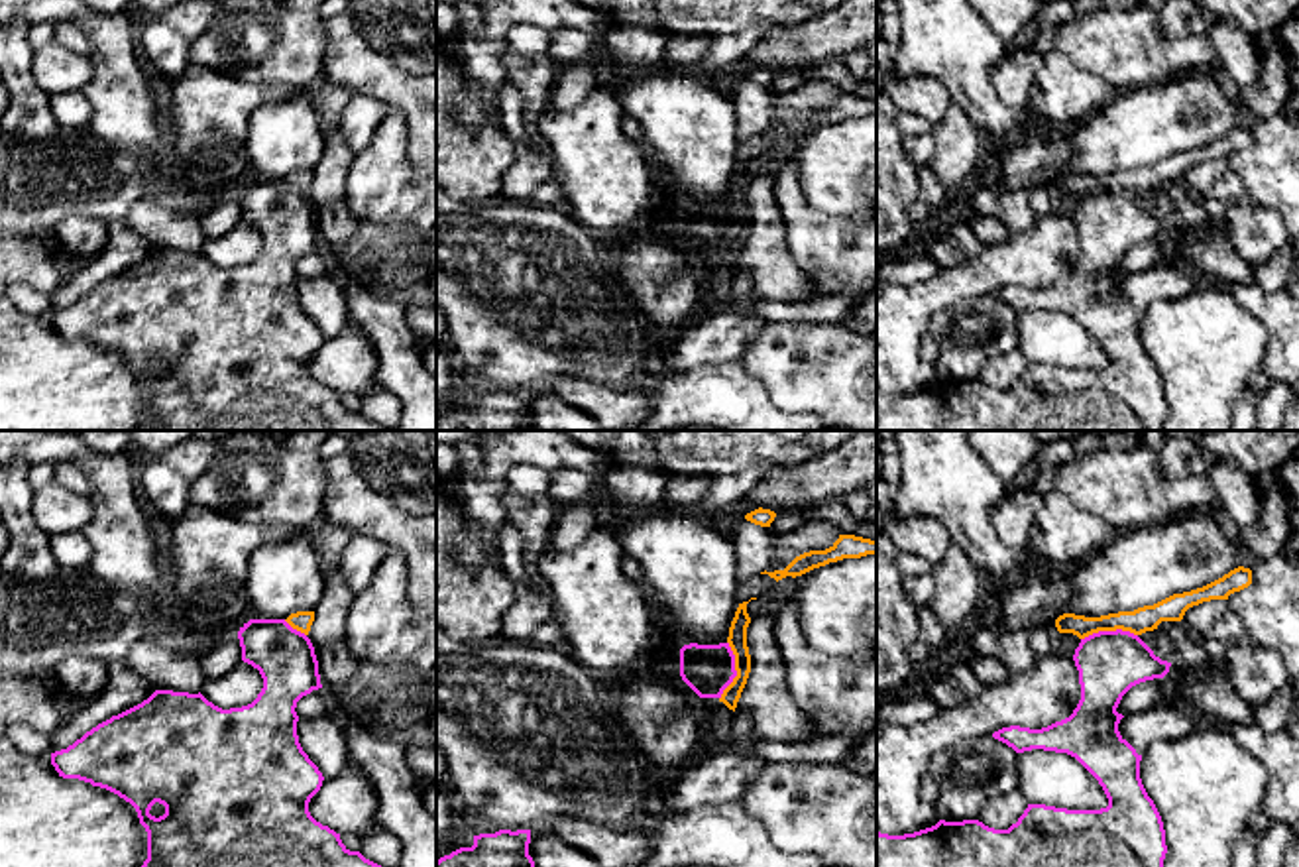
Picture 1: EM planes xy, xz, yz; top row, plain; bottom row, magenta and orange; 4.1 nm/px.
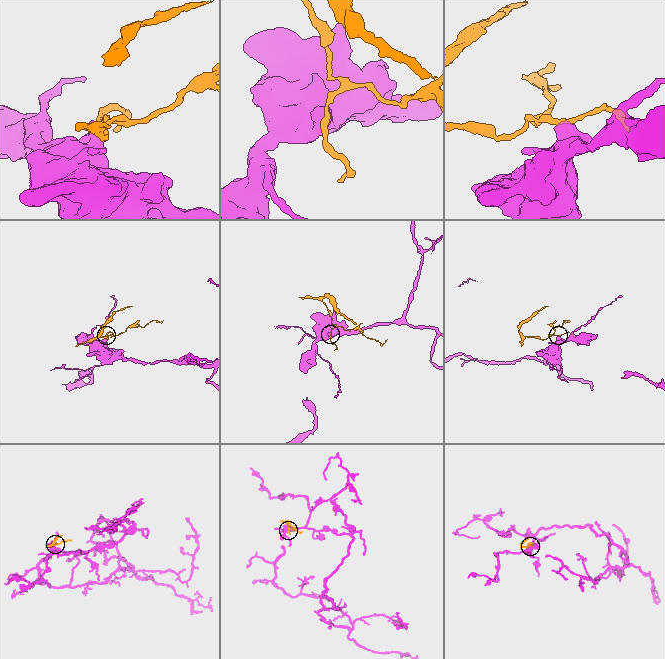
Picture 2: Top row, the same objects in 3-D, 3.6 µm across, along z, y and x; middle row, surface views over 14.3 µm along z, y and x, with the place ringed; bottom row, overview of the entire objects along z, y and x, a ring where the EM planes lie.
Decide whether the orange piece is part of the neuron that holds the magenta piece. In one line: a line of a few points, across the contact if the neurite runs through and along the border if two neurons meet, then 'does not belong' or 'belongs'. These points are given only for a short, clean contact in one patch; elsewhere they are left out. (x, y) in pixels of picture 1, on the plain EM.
xz (728, 201), (734, 213), (735, 236), (720, 258) | does not belong

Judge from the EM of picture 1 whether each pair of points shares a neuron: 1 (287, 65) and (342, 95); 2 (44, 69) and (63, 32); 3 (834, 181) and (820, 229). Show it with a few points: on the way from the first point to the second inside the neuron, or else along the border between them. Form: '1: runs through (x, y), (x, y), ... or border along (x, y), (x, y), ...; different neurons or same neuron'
1: border along (323, 77), (313, 87); different neurons
2: border along (54, 40), (87, 57); different neurons
3: border along (798, 173), (802, 195), (814, 207), (847, 217); different neurons

